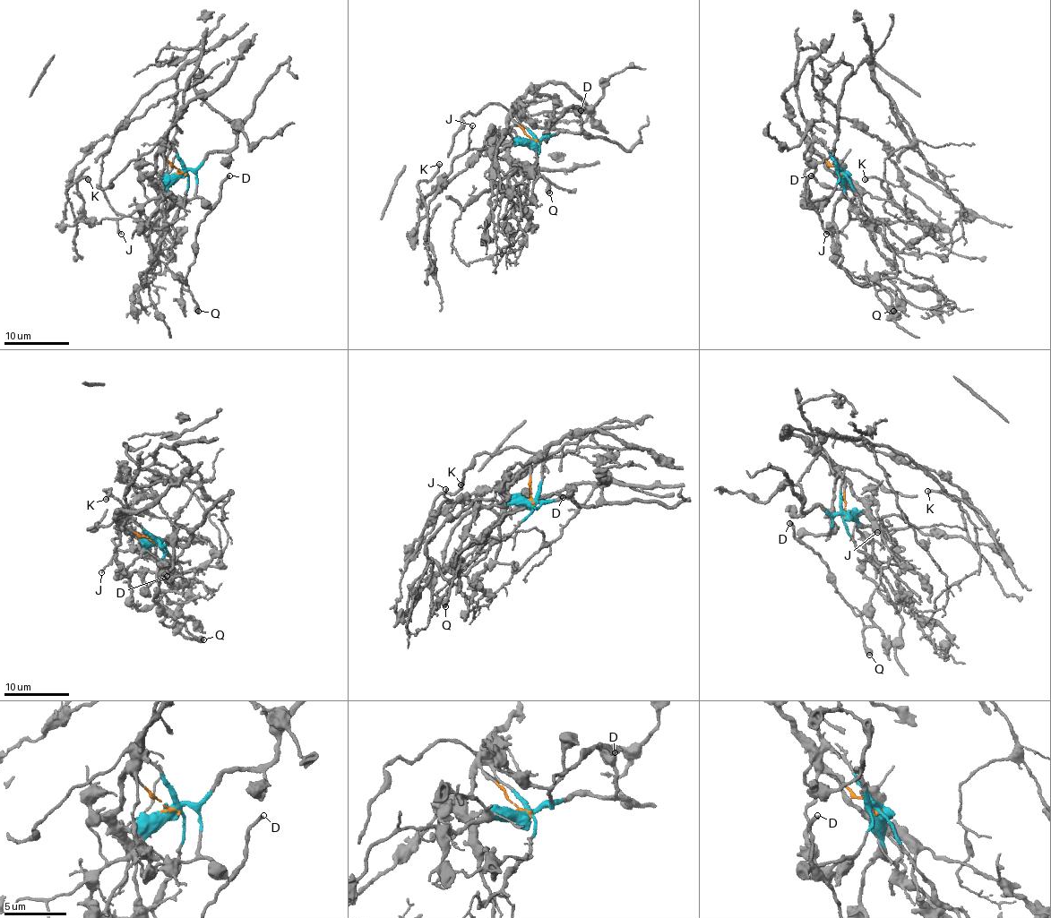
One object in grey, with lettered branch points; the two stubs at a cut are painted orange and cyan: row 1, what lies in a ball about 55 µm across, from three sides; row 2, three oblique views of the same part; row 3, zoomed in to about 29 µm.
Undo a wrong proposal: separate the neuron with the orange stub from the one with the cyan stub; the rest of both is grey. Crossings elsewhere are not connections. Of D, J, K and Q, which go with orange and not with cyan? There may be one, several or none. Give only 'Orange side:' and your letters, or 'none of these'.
Orange side: none of these

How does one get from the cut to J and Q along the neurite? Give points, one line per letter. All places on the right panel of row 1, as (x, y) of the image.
J: (840, 173), (840, 184), (849, 201), (849, 218), (840, 230), (825, 233)
Q: (840, 173), (831, 194), (806, 205), (831, 235), (843, 270), (859, 283), (873, 285), (893, 311)

